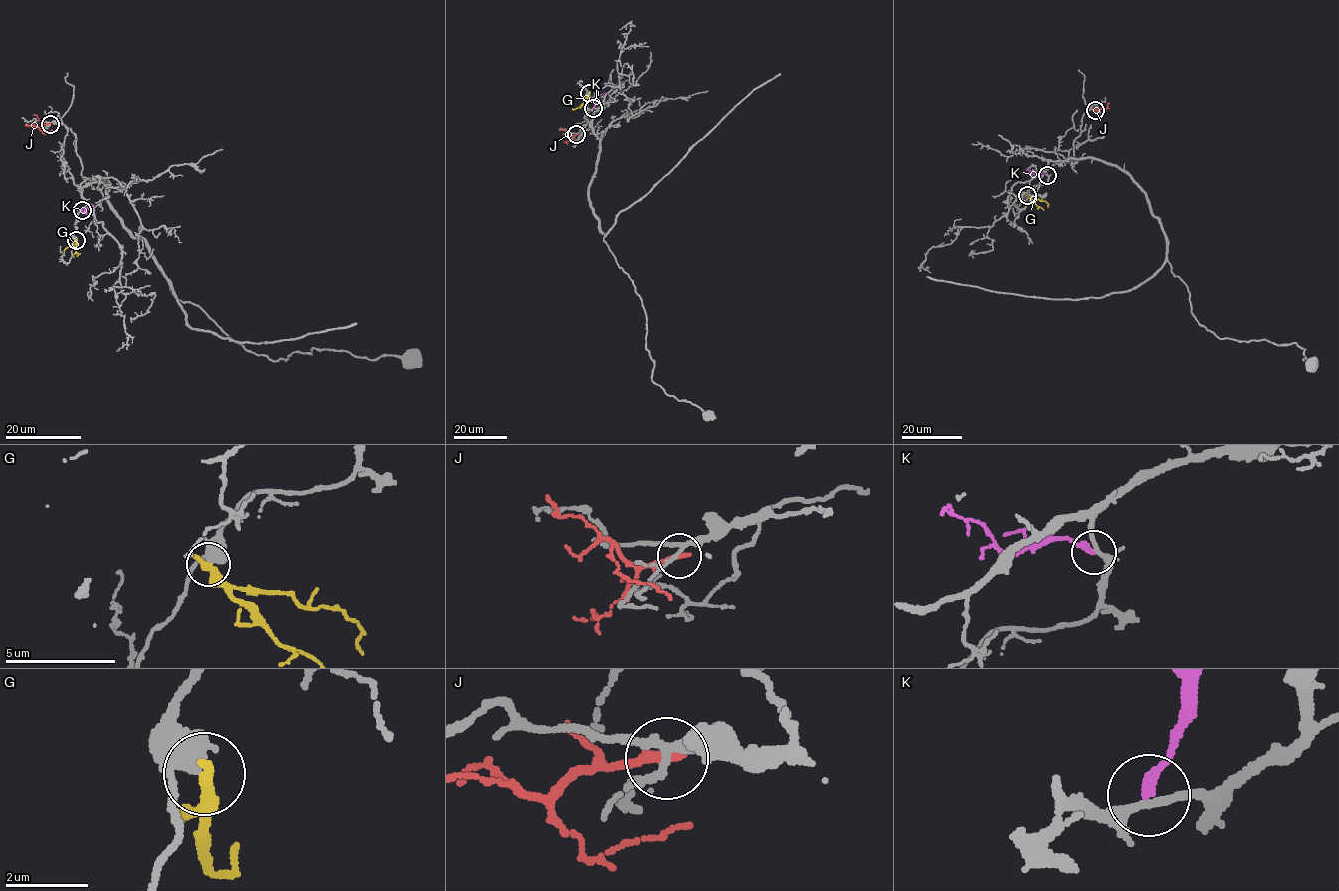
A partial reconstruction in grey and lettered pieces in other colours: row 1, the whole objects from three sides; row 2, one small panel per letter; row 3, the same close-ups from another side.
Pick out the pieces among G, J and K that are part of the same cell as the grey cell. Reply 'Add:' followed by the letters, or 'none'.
Add: none

